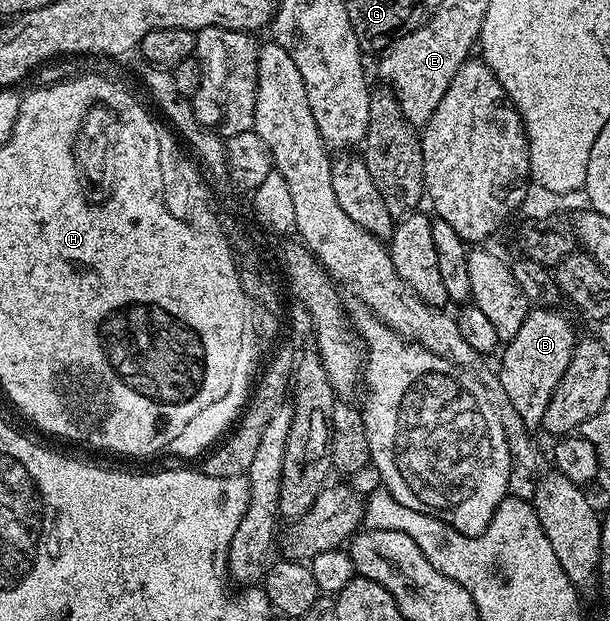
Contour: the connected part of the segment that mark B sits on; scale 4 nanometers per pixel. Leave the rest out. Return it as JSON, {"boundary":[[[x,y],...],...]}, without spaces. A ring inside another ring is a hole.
{"boundary":[[[539,305],[528,310],[527,315],[521,321],[521,329],[517,329],[517,333],[512,339],[506,340],[502,348],[503,360],[499,363],[497,381],[509,397],[509,405],[517,411],[517,417],[529,429],[538,428],[542,424],[551,395],[557,389],[561,377],[565,377],[565,369],[569,369],[569,361],[573,357],[573,349],[577,342],[577,334],[575,335],[574,329],[571,328],[570,321],[561,312],[554,311],[555,309],[551,305]]]}

